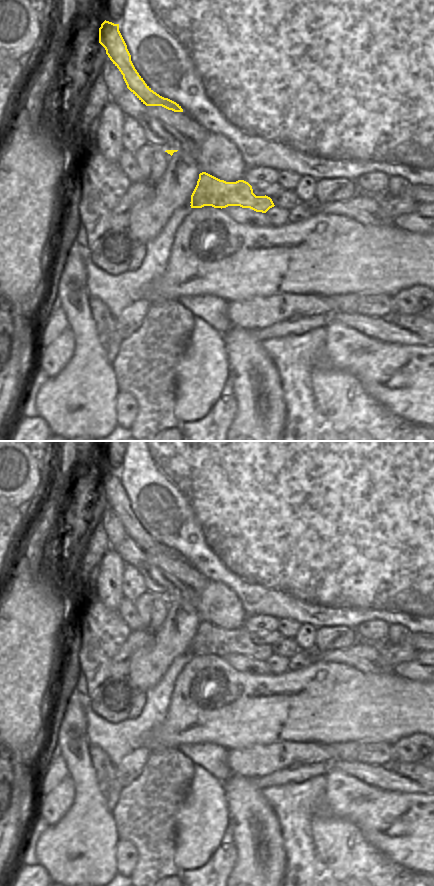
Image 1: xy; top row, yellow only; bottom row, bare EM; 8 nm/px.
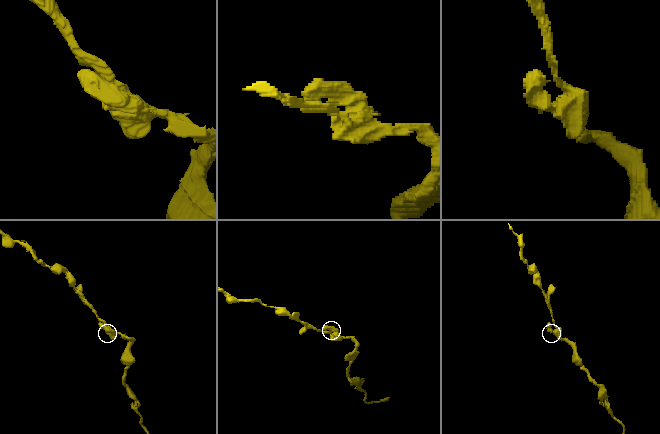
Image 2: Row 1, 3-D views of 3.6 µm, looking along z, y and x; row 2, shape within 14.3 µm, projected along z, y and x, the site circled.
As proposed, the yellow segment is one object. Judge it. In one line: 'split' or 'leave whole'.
leave whole

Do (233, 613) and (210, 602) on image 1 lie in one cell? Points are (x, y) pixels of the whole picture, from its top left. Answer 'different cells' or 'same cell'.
same cell

